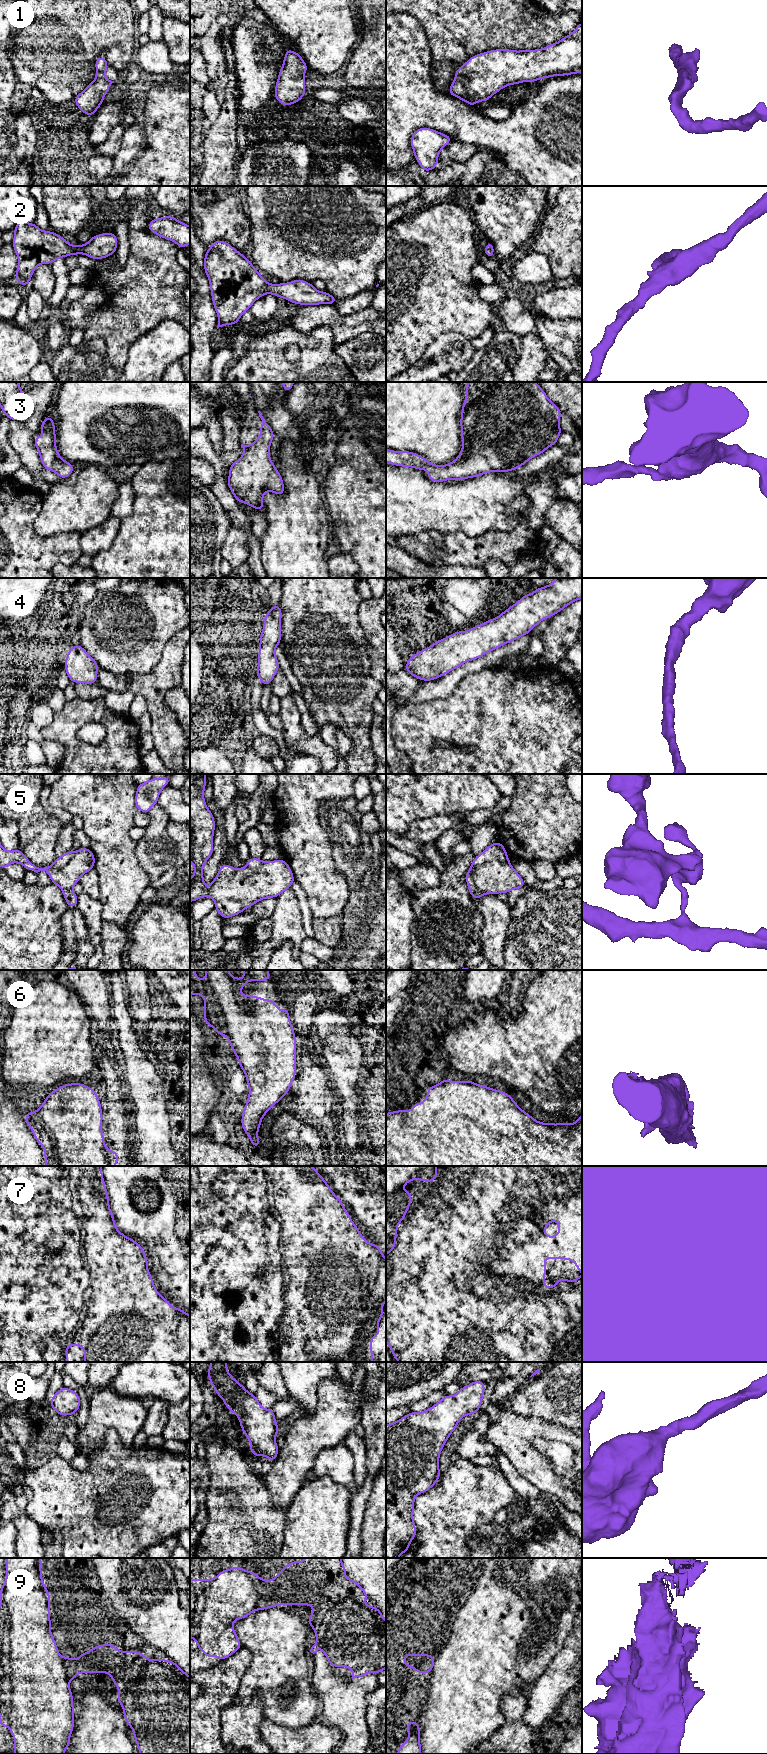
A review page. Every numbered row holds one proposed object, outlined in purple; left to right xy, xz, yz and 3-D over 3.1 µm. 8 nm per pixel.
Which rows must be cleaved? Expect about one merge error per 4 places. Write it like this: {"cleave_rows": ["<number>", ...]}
{"cleave_rows": ["5", "9"]}

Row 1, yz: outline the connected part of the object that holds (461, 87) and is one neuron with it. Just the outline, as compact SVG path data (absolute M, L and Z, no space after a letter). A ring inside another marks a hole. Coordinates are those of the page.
M582 21L569 35L545 48L521 51L495 49L472 56L455 71L448 93L468 105L476 106L478 101L487 102L508 85L578 73L582 73Z

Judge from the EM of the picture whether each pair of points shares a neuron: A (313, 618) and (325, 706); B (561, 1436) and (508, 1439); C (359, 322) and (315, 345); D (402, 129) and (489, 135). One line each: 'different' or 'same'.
A: same
B: same
C: different
D: same

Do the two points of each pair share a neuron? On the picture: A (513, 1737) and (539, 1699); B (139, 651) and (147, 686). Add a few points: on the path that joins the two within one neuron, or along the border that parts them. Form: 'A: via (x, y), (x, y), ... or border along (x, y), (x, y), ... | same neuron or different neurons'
A: border along (527, 1700), (523, 1722), (543, 1732) | different neurons
B: border along (161, 657), (146, 673), (121, 675) | different neurons

